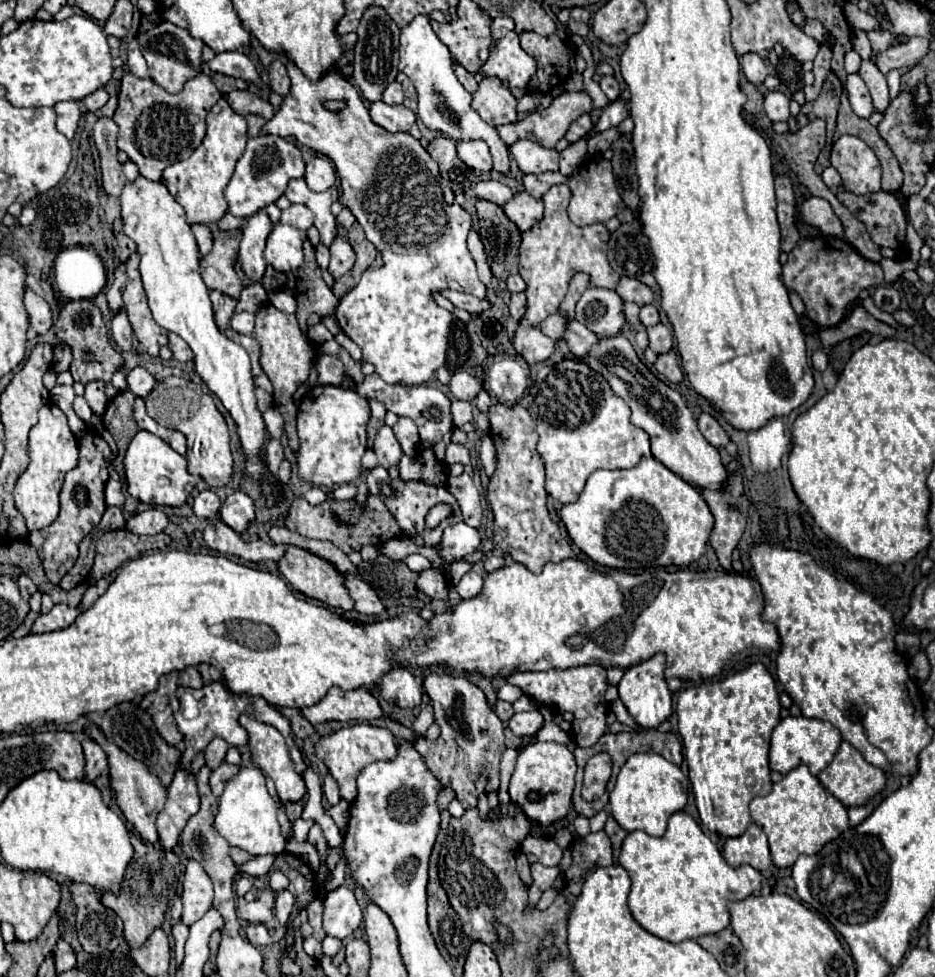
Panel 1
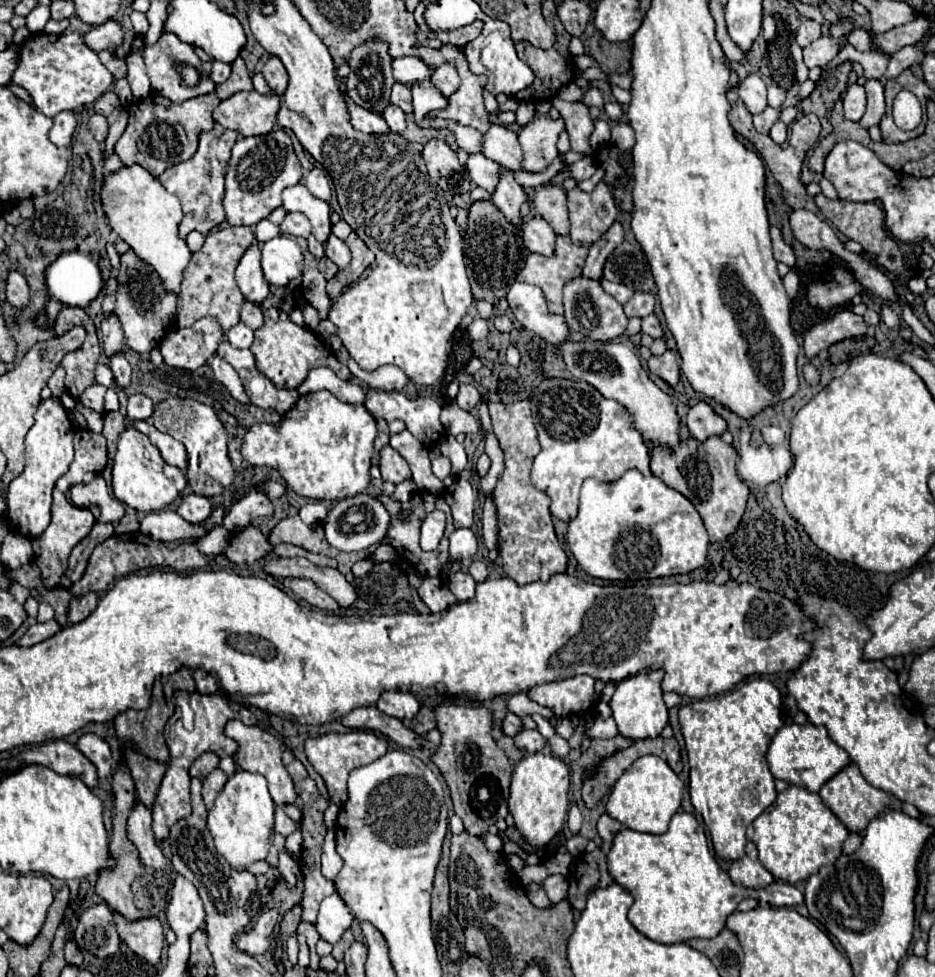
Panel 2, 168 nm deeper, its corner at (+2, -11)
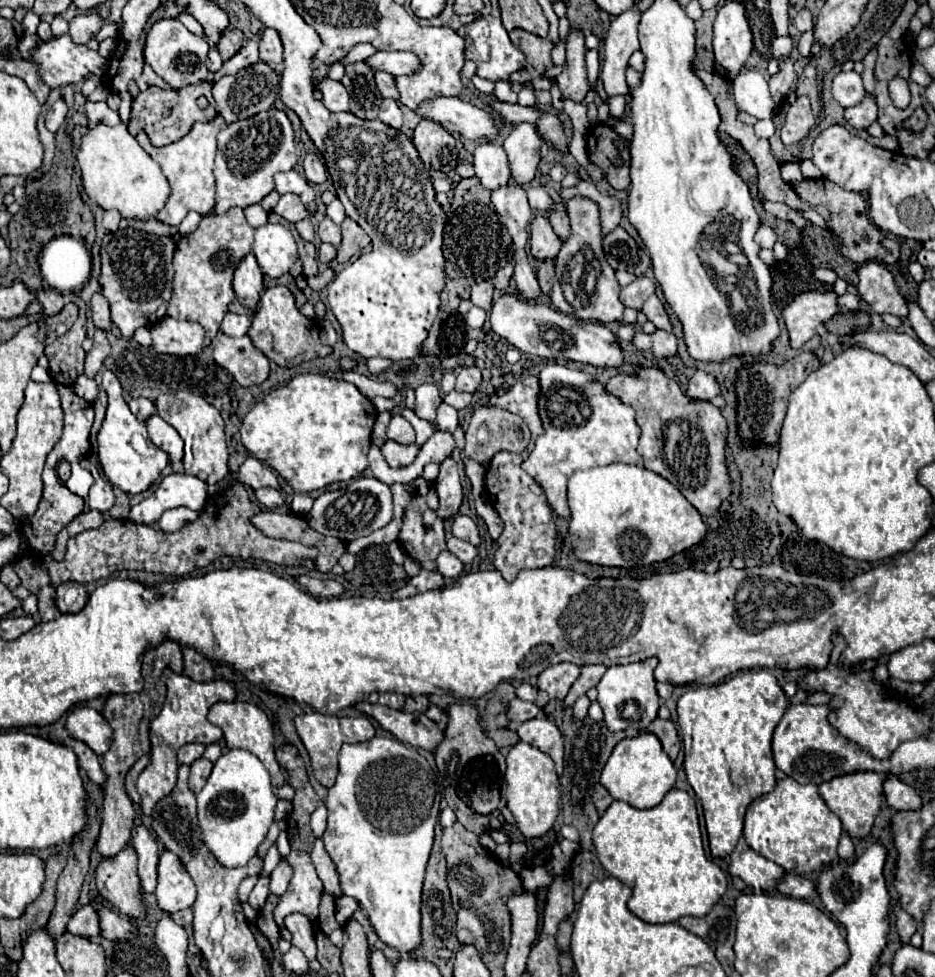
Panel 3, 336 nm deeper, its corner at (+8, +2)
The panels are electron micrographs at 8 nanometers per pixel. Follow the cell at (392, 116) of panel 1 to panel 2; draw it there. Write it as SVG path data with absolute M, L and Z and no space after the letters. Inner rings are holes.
M347 102L347 110L349 110L349 122L355 130L361 130L365 134L385 134L389 132L389 126L385 126L385 120L361 106L357 106L355 102Z

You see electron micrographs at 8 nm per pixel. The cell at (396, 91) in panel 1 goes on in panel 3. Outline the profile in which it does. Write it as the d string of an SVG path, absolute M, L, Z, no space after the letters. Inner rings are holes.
M383 99L381 107L379 107L379 119L389 127L395 127L395 129L401 127L403 117L401 117L401 109L395 99Z

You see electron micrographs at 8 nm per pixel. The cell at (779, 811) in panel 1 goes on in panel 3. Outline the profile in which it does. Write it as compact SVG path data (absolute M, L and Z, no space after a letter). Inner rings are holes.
M793 777L777 781L771 793L755 799L747 807L743 829L743 837L753 851L781 865L785 871L799 875L819 871L823 863L833 861L841 833L841 821L821 799L817 785L799 785Z

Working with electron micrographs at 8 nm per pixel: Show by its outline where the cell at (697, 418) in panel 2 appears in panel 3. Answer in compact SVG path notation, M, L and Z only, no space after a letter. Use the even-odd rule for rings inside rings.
M695 371L693 377L689 379L687 397L695 399L695 401L711 401L717 395L719 395L717 381L711 375L707 375L705 371Z

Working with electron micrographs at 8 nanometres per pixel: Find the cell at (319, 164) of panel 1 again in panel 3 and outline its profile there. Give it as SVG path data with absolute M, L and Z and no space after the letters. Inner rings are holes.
M307 153L303 159L303 171L309 183L325 183L327 181L327 169L323 159L317 153Z

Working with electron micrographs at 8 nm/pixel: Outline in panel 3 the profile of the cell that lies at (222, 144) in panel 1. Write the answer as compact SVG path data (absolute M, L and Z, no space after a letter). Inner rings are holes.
M215 117L207 123L195 123L193 129L179 141L167 145L167 147L153 147L145 133L137 135L139 145L151 155L153 161L157 161L163 169L163 175L171 183L171 197L163 211L157 213L157 219L167 225L179 225L183 217L189 211L197 211L199 215L207 215L215 207L215 177L213 177L213 159L217 149L217 133L225 129L227 123L223 117Z

